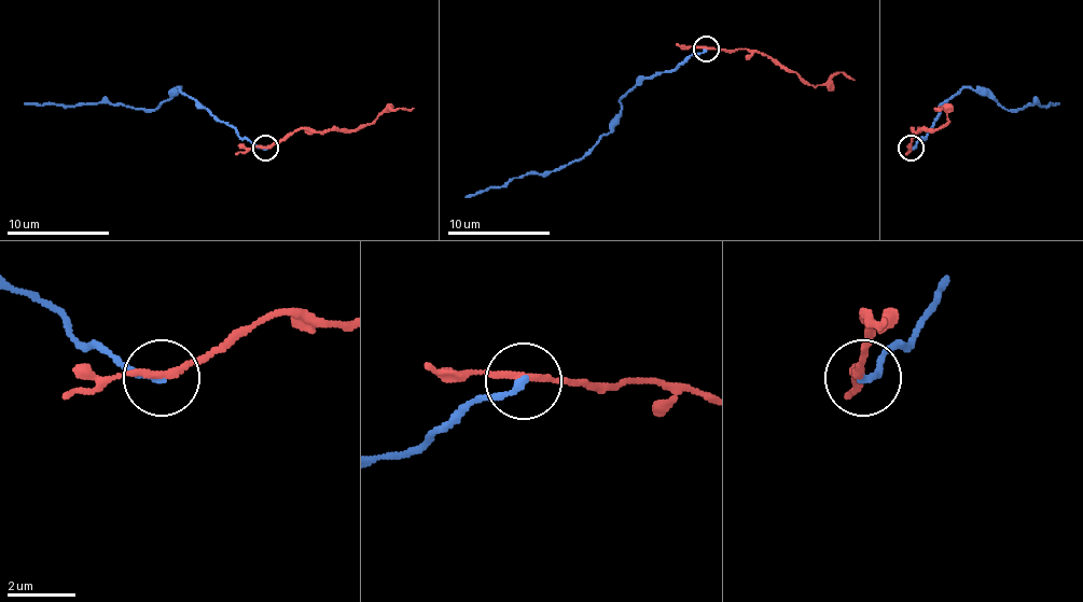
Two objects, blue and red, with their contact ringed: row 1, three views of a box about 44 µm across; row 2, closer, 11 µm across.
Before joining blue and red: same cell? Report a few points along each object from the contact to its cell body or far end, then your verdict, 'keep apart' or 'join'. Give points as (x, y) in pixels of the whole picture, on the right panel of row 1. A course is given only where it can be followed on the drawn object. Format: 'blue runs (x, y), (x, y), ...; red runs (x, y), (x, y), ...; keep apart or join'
blue runs (911, 148), (933, 126), (933, 118), (961, 88), (985, 90), (1005, 109), (1059, 103); red runs (911, 148), (911, 129), (918, 131), (946, 124), (946, 114), (935, 109), (941, 109); keep apart

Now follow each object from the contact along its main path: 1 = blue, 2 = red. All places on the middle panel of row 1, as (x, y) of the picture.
1: (705, 48), (671, 71), (656, 71), (621, 99), (618, 123), (579, 158), (466, 197)
2: (705, 48), (749, 48), (769, 56), (810, 84), (823, 84), (834, 73), (855, 79)

